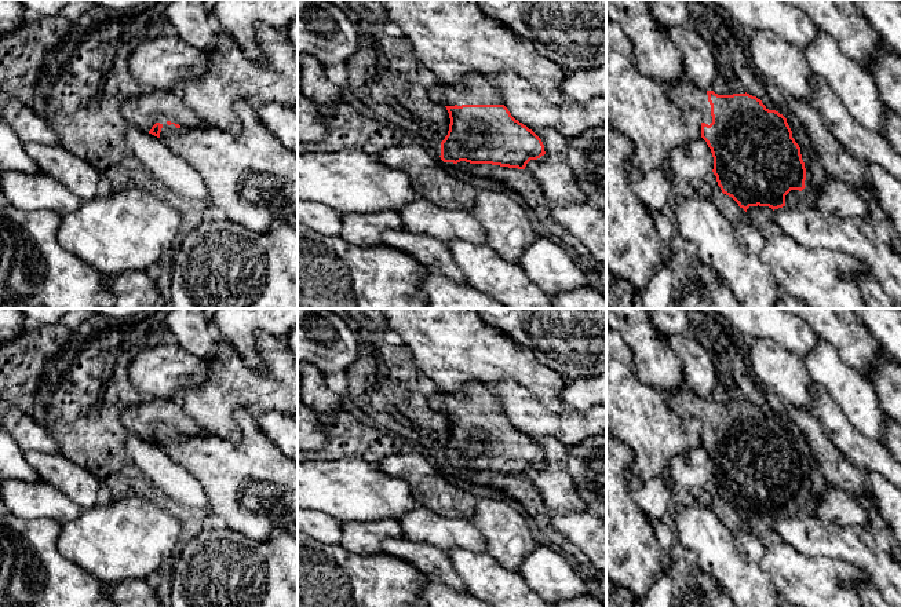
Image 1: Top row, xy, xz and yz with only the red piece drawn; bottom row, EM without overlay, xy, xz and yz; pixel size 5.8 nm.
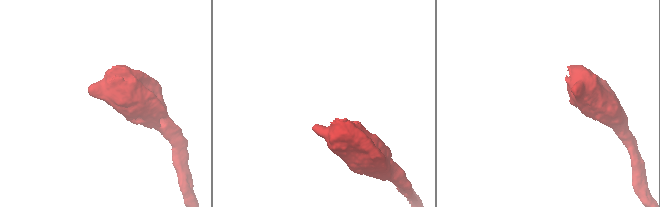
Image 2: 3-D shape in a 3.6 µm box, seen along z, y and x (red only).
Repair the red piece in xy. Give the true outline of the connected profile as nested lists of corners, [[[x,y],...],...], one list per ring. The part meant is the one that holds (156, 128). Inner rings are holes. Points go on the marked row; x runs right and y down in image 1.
[[[147,89],[145,94],[123,100],[120,110],[131,127],[157,138],[160,138],[163,128],[163,124],[158,123],[160,118],[176,128],[205,127],[205,123],[196,117],[175,89]]]

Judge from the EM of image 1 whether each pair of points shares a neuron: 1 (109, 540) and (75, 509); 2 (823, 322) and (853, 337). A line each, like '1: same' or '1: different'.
1: different
2: same

